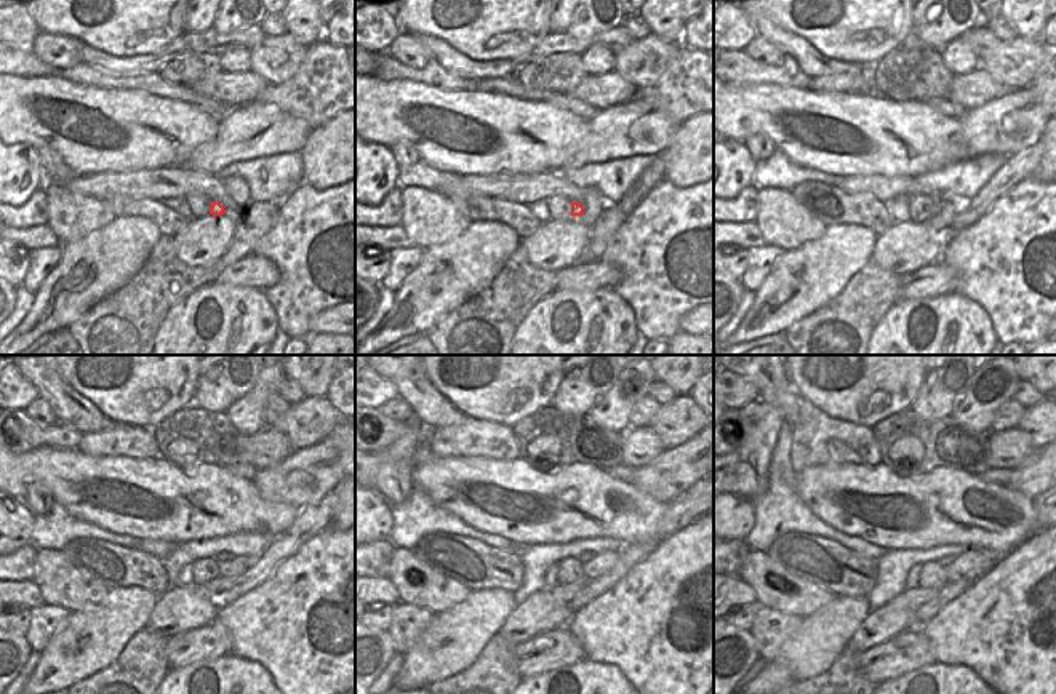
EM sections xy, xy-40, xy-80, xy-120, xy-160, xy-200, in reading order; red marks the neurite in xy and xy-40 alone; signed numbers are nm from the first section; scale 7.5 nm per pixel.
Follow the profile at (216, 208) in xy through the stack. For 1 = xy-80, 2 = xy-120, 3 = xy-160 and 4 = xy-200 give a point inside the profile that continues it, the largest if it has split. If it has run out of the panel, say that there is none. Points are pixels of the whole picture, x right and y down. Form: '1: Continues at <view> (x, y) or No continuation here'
1: Continues at xy-80 (959, 203)
2: Continues at xy-120 (234, 568)
3: Continues at xy-160 (602, 563)
4: Continues at xy-200 (972, 565)

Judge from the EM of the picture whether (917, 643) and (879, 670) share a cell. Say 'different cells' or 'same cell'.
same cell

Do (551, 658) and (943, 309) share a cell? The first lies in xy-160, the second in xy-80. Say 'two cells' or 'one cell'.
two cells

